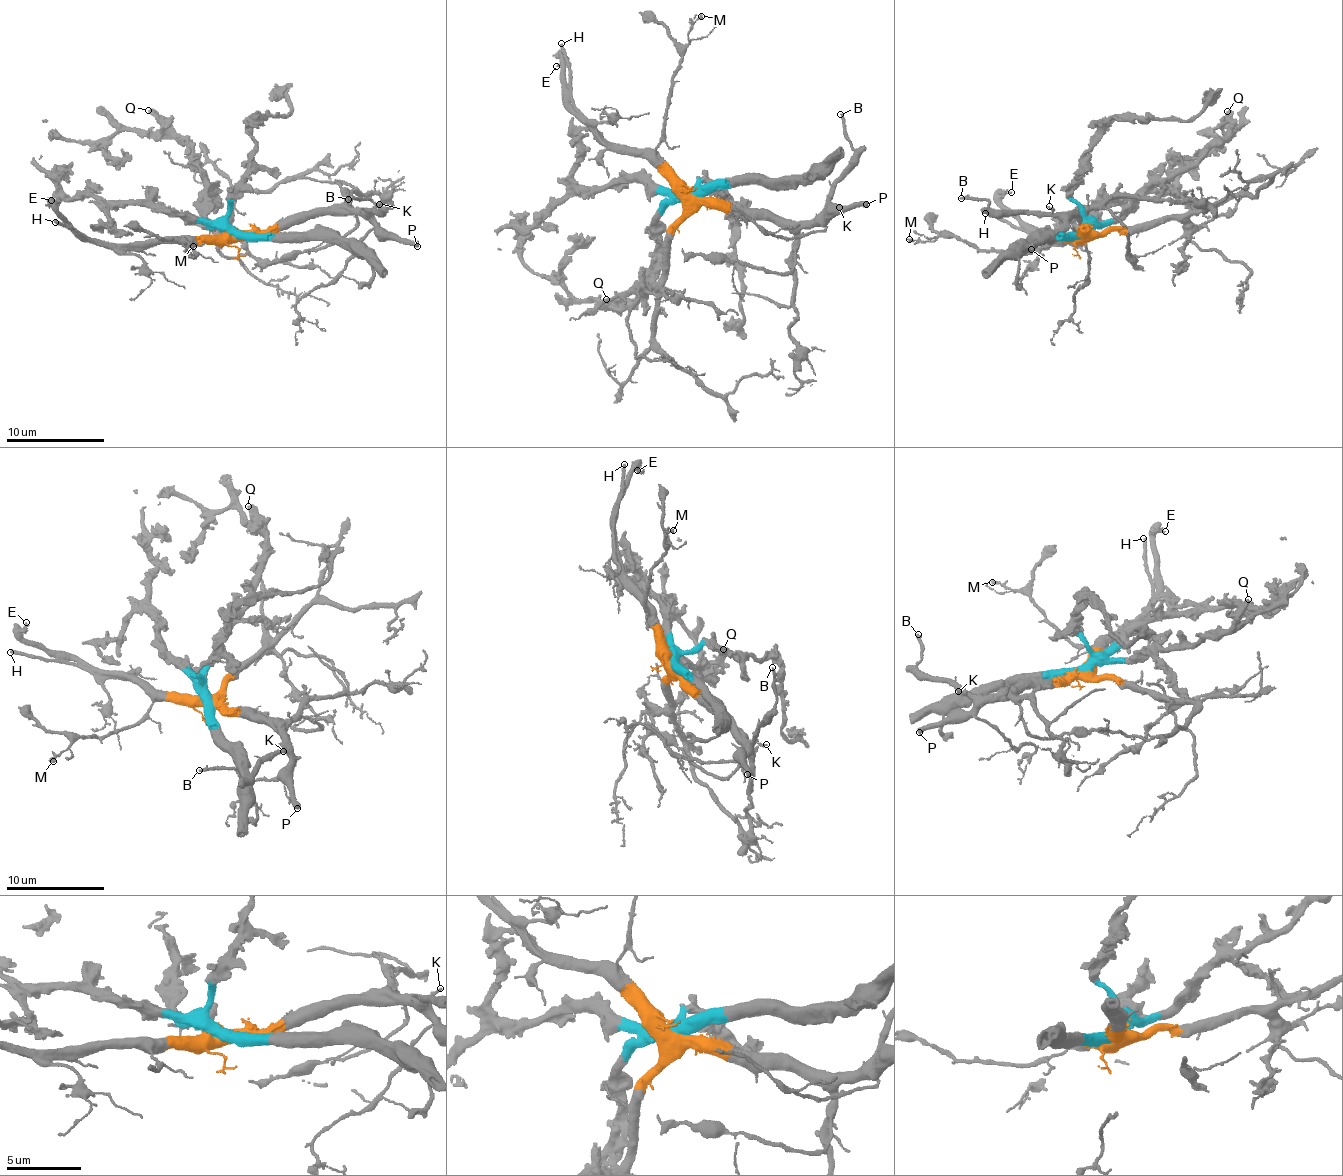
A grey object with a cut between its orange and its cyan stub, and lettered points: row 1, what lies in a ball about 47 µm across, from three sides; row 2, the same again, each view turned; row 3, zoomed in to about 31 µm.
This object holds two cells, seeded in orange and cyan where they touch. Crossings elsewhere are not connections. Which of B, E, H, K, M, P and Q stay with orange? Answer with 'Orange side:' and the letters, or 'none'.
Orange side: B, E, H, K, M, P

